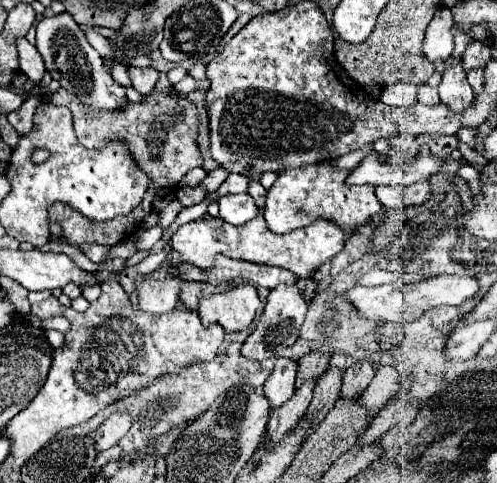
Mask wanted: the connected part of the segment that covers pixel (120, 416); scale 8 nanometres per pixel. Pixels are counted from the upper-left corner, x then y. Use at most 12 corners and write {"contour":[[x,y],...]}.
{"contour":[[113,413],[93,437],[97,453],[117,445],[133,417]]}

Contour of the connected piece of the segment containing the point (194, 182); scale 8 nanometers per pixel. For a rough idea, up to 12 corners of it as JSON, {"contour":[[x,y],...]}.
{"contour":[[202,167],[187,172],[181,179],[181,187],[196,187],[206,177]]}

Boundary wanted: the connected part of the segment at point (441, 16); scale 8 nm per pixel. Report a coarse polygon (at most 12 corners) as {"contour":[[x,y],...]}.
{"contour":[[439,9],[427,27],[421,53],[445,61],[453,51],[451,11]]}

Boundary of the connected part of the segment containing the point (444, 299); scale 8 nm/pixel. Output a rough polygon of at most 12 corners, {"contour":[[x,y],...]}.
{"contour":[[429,277],[413,285],[343,293],[363,319],[409,323],[437,305],[473,299],[473,277]]}

